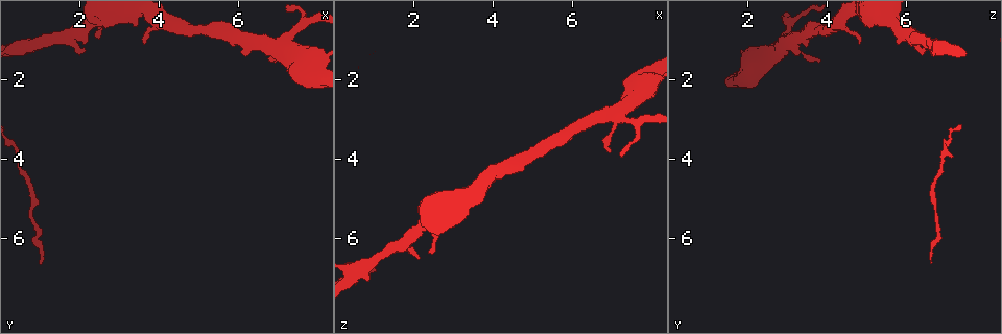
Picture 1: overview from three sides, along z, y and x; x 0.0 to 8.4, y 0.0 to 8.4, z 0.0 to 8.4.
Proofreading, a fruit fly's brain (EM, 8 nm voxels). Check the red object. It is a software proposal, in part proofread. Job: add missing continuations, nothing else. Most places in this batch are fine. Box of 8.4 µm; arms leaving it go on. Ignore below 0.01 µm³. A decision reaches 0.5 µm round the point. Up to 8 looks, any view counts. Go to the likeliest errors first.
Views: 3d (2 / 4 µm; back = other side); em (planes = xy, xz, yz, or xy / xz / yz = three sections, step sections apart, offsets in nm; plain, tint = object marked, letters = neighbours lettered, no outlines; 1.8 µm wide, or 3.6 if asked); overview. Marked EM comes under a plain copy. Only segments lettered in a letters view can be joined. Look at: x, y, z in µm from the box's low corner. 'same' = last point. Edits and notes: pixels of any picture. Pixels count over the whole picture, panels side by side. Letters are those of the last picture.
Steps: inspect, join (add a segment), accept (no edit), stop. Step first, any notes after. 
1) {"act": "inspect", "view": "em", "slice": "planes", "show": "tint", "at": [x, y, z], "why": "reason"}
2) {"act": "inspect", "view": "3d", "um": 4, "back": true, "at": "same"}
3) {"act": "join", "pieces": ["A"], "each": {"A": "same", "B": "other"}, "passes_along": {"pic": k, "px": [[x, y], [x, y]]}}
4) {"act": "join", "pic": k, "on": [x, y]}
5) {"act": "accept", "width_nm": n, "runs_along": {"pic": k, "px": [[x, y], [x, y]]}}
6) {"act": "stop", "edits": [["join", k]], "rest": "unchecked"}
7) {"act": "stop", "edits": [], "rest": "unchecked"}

{"act": "inspect", "view": "3d", "um": 4, "at": [2.35, 0.85, 6.30], "why": "tapers out"}

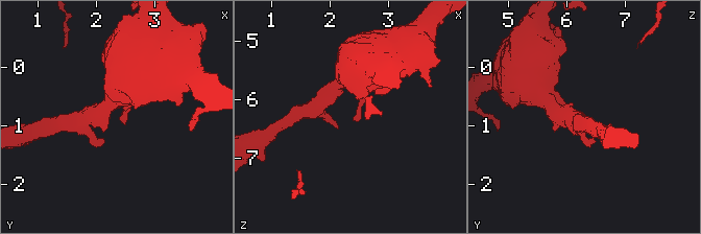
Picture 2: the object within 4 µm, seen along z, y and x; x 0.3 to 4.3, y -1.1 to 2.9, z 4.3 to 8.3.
{"act": "inspect", "view": "em", "slice": "planes", "show": "letters", "at": [2.35, 0.90, 6.35], "why": "need the tissue"}

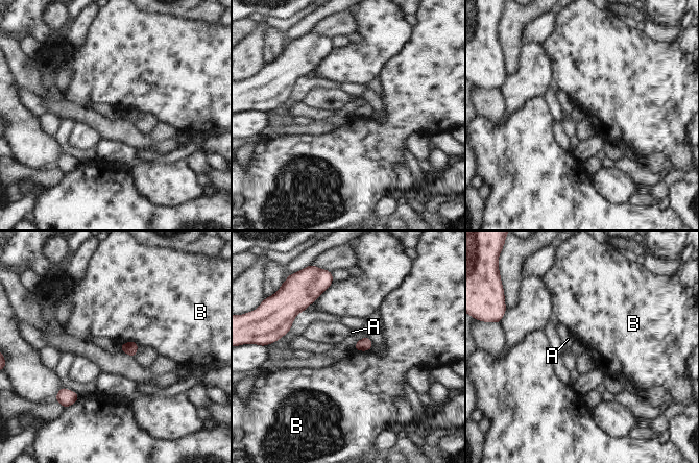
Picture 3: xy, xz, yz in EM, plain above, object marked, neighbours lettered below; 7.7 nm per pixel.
{"act": "accept", "each": {"A": "other", "B": "other"}, "border": {"pic": 3, "px": [[138, 344], [129, 340], [119, 345]]}, "found": "no lettered segment goes on from it"}

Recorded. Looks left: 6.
{"act": "inspect", "view": "em", "slice": "planes", "show": "letters", "at": [6.95, 1.55, 3.80], "why": "branch stops here"}

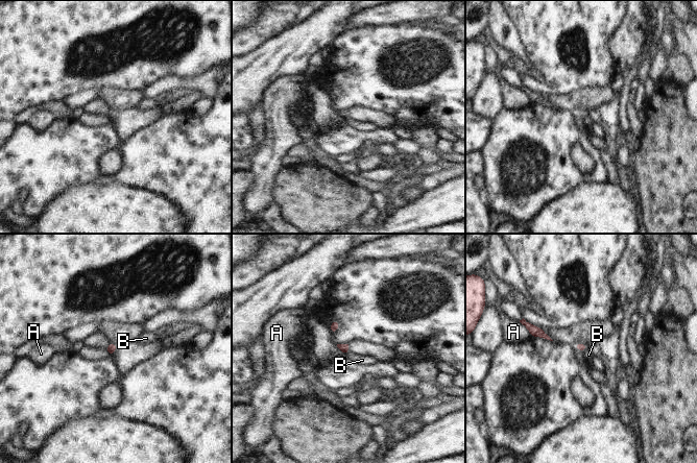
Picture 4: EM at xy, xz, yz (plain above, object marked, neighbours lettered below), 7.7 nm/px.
{"act": "accept", "each": {"A": "other", "B": "other"}, "border": {"pic": 4, "px": [[587, 347], [584, 352]]}, "found": "none of them fits"}

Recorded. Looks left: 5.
{"act": "inspect", "view": "em", "slice": "planes", "show": "letters", "at": [1.00, 6.60, 6.60], "why": "free end"}

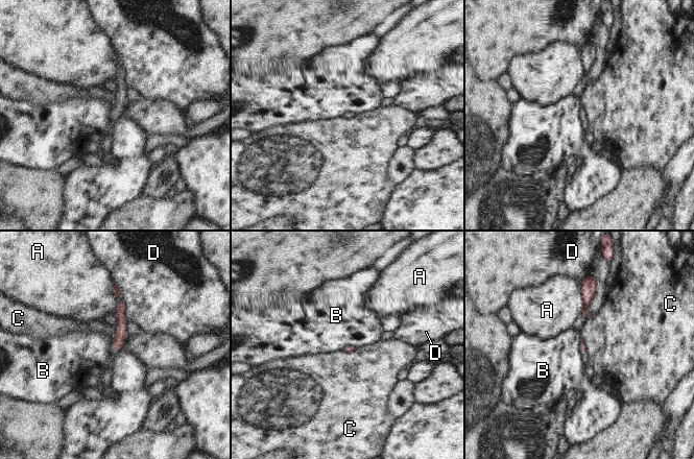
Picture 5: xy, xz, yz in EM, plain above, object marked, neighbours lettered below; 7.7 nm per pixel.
{"act": "accept", "each": {"A": "other", "B": "other", "C": "other", "D": "other"}, "runs_along": {"pic": 5, "px": [[122, 306], [120, 339], [115, 347]]}, "found": "none of them fits"}

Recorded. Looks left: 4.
{"act": "inspect", "view": "em", "slice": "planes", "show": "letters", "at": [3.55, 1.10, 4.80], "why": "thin end"}

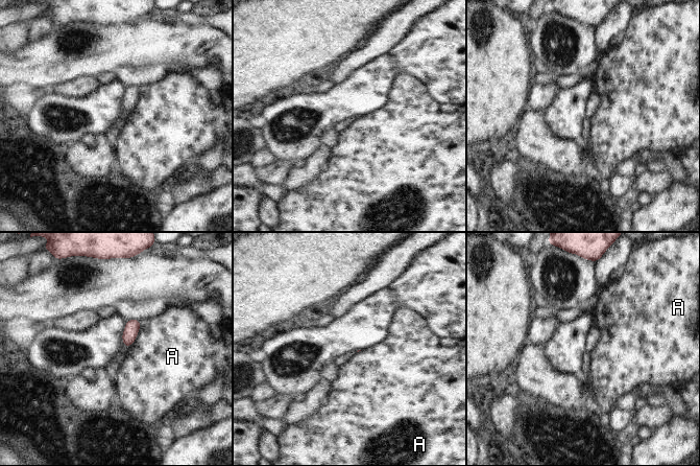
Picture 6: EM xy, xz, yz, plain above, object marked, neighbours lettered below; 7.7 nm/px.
{"act": "accept", "longest_contact_nm": ["A", 190], "each": {"A": "other"}, "border": {"pic": 6, "px": [[141, 321], [134, 344]]}, "found": "no lettered segment goes on from it"}

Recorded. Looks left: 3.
{"act": "stop", "edits": [], "rest": "unchecked"}

